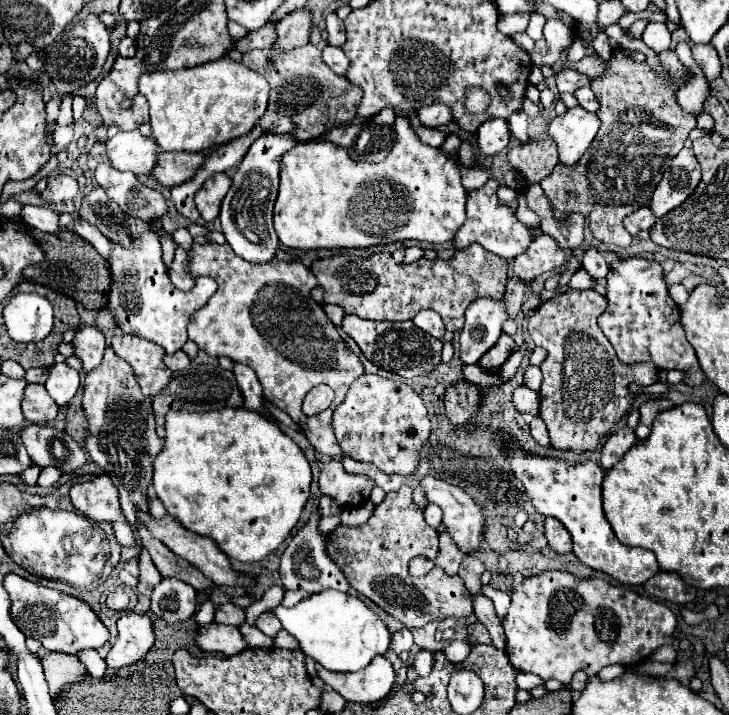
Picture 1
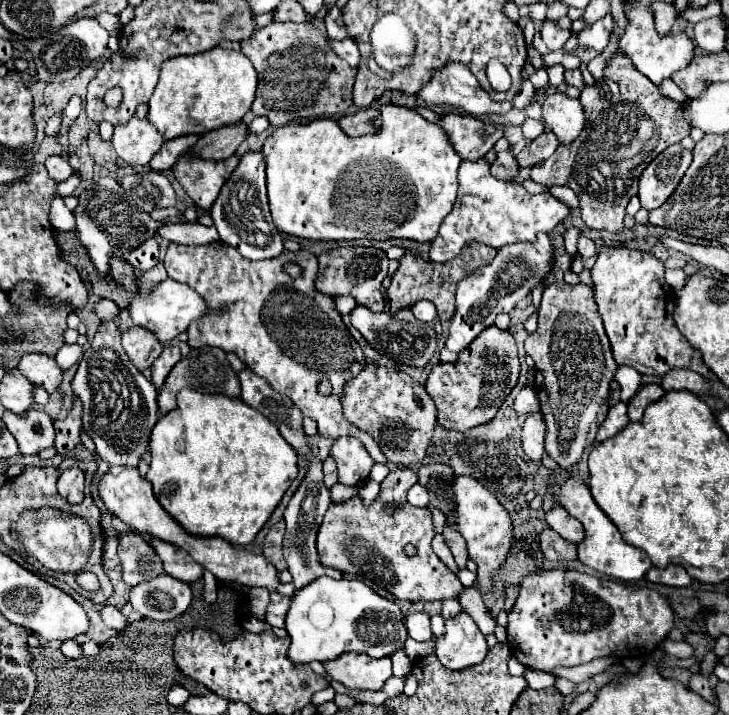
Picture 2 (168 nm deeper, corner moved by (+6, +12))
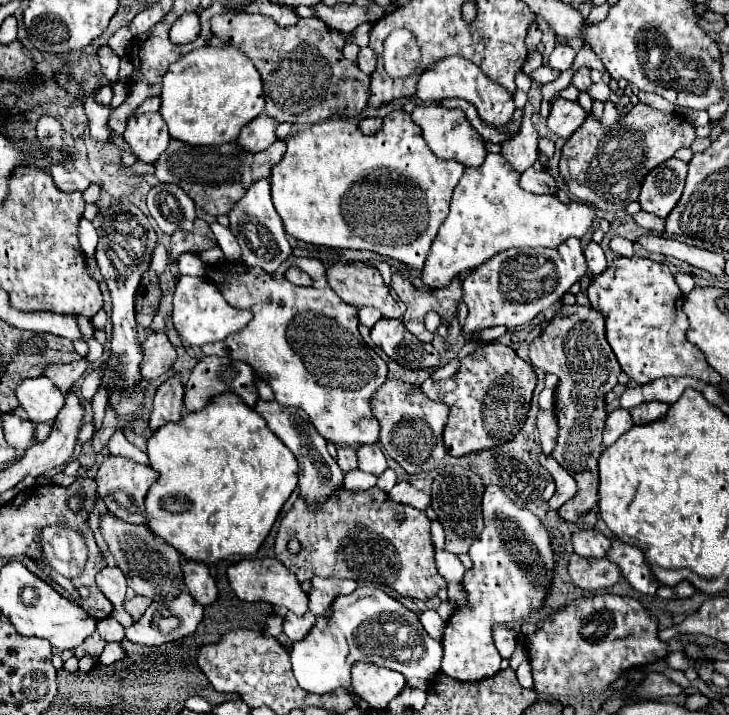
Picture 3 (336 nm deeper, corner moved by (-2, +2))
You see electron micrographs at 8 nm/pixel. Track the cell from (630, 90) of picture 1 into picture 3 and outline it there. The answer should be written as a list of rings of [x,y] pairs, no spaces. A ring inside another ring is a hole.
[[[636,104],[628,120],[612,126],[604,126],[594,114],[588,114],[582,128],[564,144],[558,174],[574,200],[586,202],[600,212],[620,212],[638,200],[640,186],[652,168],[672,158],[676,150],[690,148],[694,140],[692,124],[646,104]]]

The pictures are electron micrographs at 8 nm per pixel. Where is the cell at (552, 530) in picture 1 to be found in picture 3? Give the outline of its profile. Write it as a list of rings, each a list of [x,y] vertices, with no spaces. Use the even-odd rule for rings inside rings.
[[[586,528],[586,530],[576,530],[572,534],[572,546],[574,546],[574,552],[580,556],[604,558],[606,550],[610,548],[610,540],[604,534]]]

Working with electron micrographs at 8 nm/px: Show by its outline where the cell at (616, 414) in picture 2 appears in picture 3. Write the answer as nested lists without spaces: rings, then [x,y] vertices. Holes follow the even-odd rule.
[[[618,408],[618,410],[610,412],[608,418],[606,418],[604,432],[602,432],[602,436],[604,436],[604,446],[614,444],[614,442],[616,442],[624,432],[628,432],[632,426],[634,426],[634,422],[632,422],[628,410]]]

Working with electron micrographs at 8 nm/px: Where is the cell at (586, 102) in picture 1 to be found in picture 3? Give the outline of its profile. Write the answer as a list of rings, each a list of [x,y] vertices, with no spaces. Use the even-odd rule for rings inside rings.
[[[582,68],[574,74],[572,78],[572,84],[580,90],[580,92],[588,92],[588,88],[592,86],[592,80],[590,80],[590,70],[588,68]]]

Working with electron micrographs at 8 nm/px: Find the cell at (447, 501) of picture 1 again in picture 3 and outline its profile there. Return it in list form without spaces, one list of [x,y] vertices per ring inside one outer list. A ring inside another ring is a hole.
[[[486,486],[482,494],[484,530],[480,542],[470,546],[472,570],[464,576],[464,590],[470,600],[470,608],[456,610],[444,628],[444,658],[442,672],[462,682],[476,682],[494,676],[500,670],[502,656],[492,642],[494,624],[510,624],[526,620],[540,608],[554,574],[554,552],[550,536],[540,520],[508,500],[498,486]]]

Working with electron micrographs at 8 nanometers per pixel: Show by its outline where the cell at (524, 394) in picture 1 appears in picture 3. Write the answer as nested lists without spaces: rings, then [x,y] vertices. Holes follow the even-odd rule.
[[[540,410],[538,418],[536,418],[536,428],[540,434],[544,454],[552,454],[552,450],[556,446],[556,434],[558,434],[558,424],[556,424],[554,412],[552,410]]]

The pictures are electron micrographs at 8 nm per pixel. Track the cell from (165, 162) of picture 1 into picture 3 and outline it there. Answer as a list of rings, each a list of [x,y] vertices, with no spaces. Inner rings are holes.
[[[262,112],[254,122],[250,122],[246,128],[240,130],[238,138],[234,140],[238,146],[242,146],[248,152],[260,152],[266,150],[276,140],[276,122],[272,118],[266,118]]]

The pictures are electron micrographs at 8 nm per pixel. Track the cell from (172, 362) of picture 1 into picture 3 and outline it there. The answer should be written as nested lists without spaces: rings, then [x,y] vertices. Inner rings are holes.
[[[174,374],[162,386],[158,386],[158,392],[154,396],[154,408],[150,412],[150,422],[148,422],[150,428],[158,430],[168,422],[178,422],[184,410],[182,398],[184,398],[182,376]]]

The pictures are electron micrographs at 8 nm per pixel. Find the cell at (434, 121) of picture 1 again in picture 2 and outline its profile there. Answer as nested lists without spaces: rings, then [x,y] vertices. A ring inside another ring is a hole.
[[[448,62],[442,68],[438,68],[432,74],[432,78],[422,86],[418,96],[428,104],[448,104],[454,108],[462,108],[466,114],[472,114],[472,116],[484,116],[484,114],[492,114],[492,112],[506,114],[512,108],[512,102],[494,102],[490,98],[490,94],[486,94],[482,90],[476,76],[462,62]]]

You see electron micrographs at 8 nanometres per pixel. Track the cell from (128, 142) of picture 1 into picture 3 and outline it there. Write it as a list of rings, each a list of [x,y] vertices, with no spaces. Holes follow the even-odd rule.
[[[158,112],[130,116],[128,128],[124,132],[124,140],[130,146],[132,154],[140,162],[148,162],[148,164],[154,164],[170,144],[166,124]]]

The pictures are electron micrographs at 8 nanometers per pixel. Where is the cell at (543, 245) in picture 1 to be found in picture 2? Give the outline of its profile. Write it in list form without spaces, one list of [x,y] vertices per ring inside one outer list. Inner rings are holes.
[[[538,234],[534,242],[516,242],[502,246],[488,266],[476,268],[456,288],[456,314],[450,324],[446,348],[452,352],[464,350],[484,328],[494,324],[496,314],[510,312],[520,304],[536,284],[546,280],[552,270],[554,246],[548,234]]]

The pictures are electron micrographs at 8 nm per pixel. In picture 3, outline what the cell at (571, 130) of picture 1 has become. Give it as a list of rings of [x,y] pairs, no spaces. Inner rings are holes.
[[[564,98],[552,100],[552,110],[548,116],[548,128],[560,138],[568,140],[584,122],[586,112],[578,102],[570,102]]]

